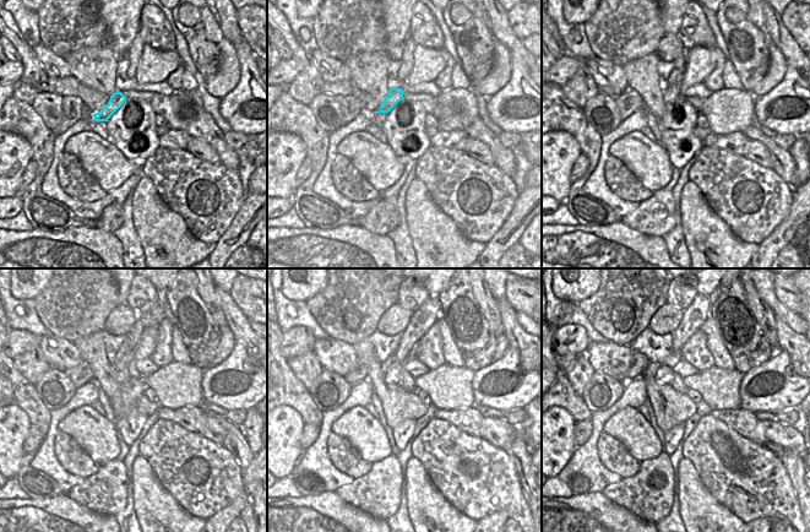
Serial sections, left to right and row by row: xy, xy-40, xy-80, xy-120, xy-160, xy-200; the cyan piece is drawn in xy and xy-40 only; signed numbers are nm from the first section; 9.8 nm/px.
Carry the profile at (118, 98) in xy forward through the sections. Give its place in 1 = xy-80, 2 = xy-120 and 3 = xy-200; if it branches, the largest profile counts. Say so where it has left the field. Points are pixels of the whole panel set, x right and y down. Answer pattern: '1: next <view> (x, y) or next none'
1: next xy-80 (670, 93)
2: next xy-120 (155, 315)
3: next xy-200 (697, 311)

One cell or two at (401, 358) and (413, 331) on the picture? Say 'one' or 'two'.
one

